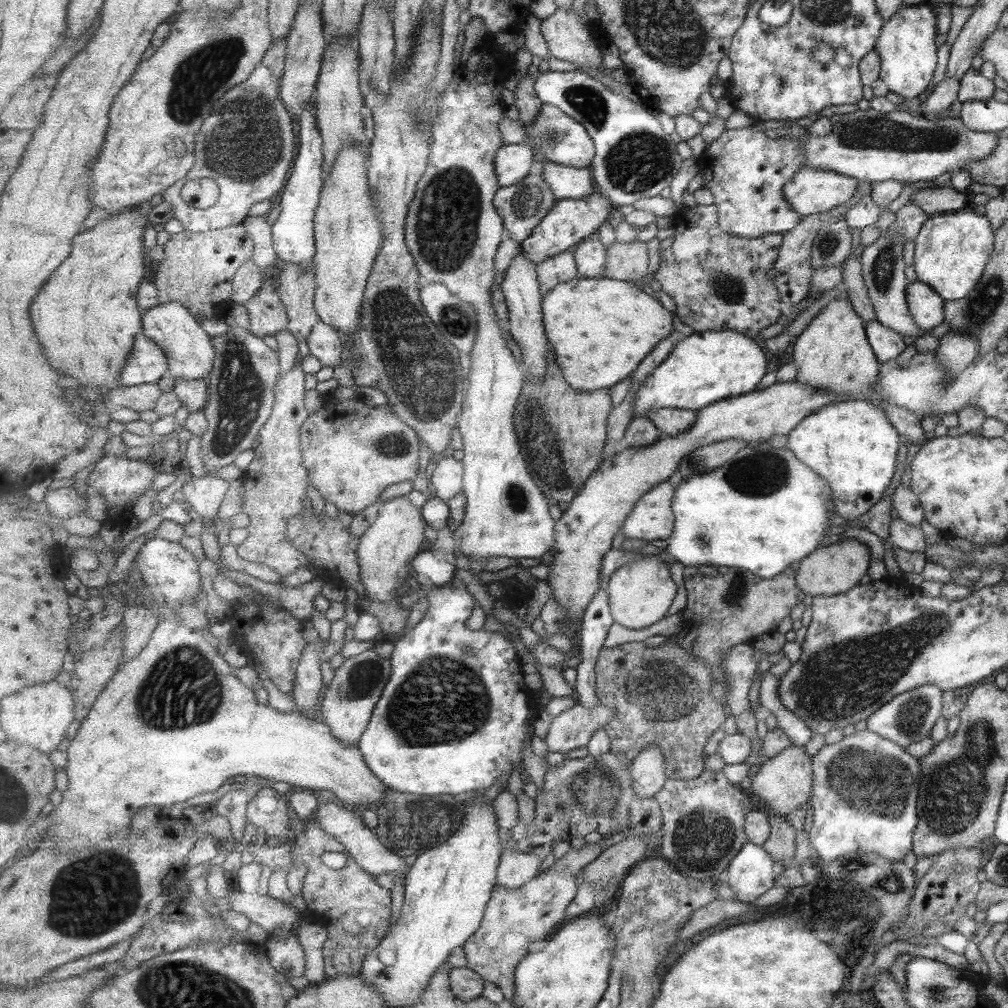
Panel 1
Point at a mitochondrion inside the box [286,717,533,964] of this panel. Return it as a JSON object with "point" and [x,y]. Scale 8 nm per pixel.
{"point":[438,815]}

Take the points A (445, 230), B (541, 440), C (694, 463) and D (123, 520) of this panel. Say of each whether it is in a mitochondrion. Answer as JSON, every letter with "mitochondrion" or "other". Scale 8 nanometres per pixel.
{"A":"mitochondrion","B":"mitochondrion","C":"mitochondrion","D":"other"}

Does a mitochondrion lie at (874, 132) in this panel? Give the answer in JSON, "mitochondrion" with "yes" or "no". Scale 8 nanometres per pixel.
{"mitochondrion":"yes"}

